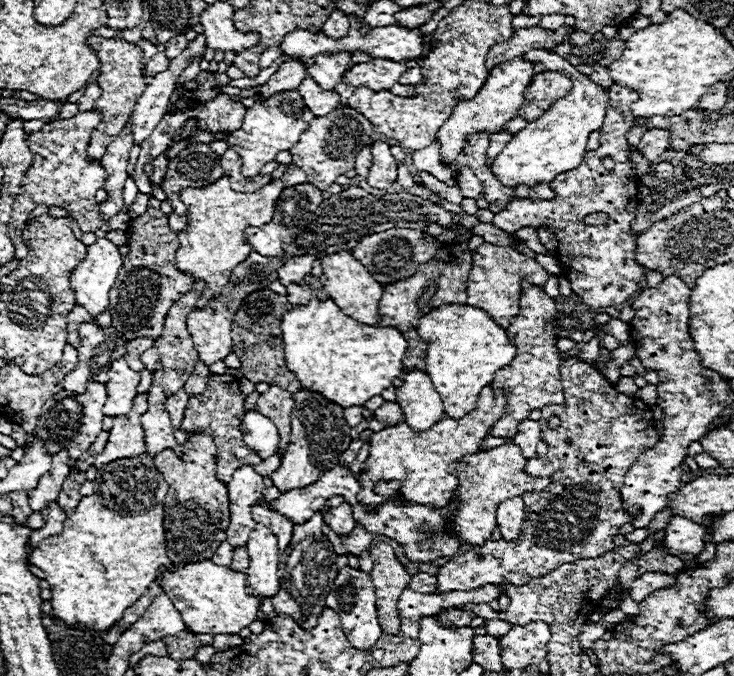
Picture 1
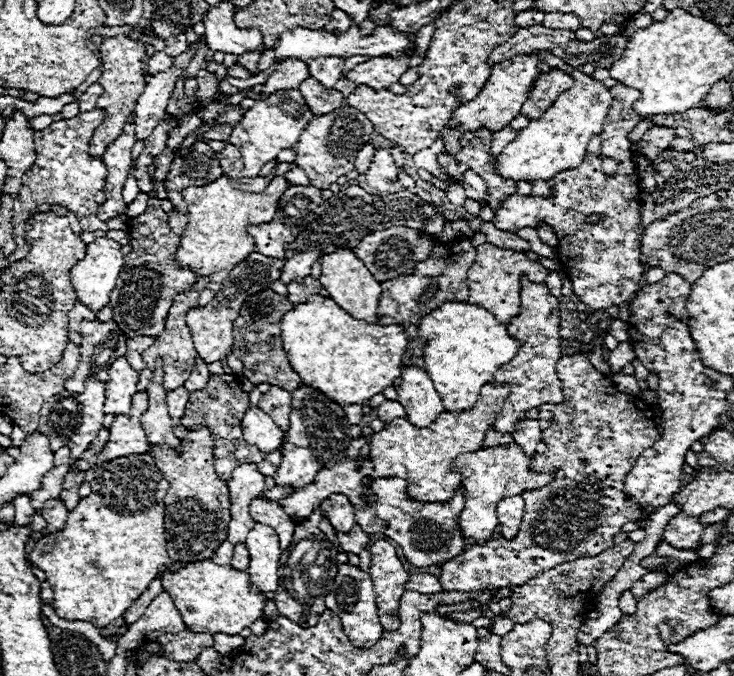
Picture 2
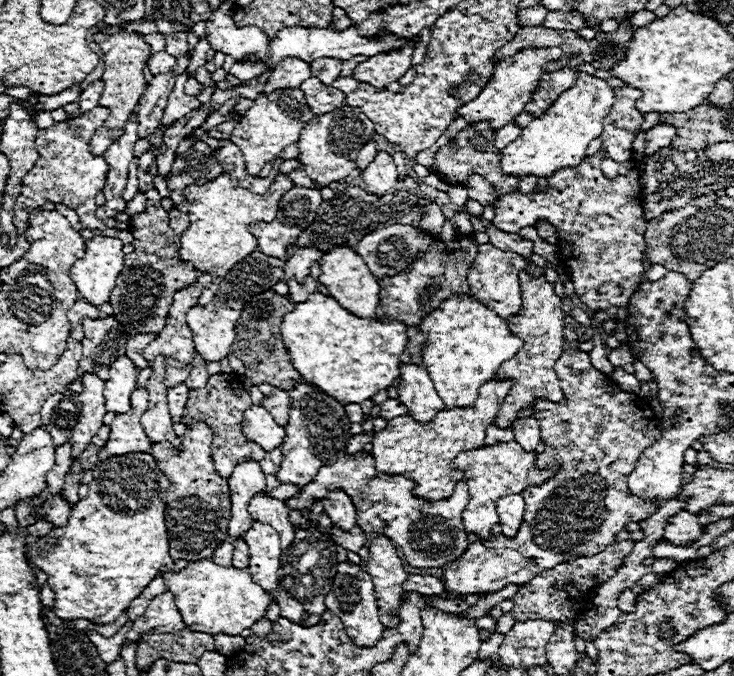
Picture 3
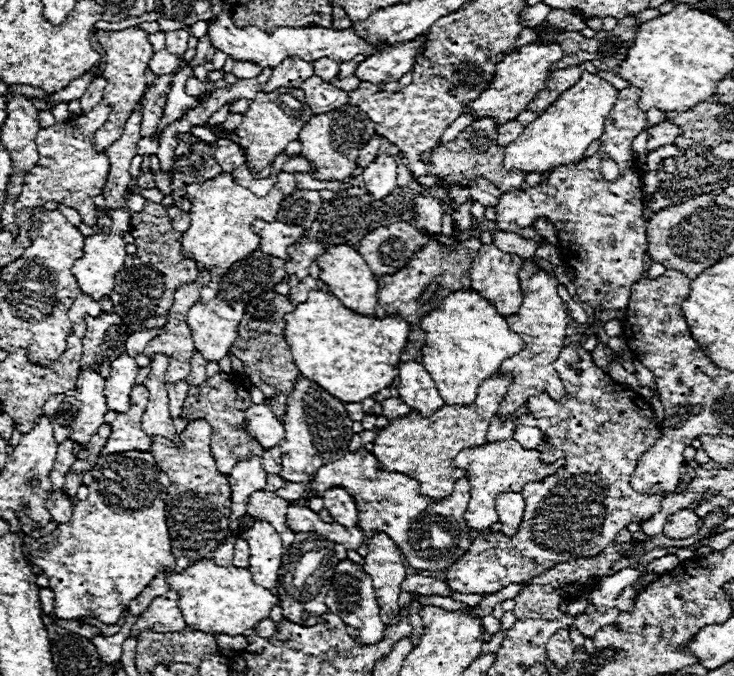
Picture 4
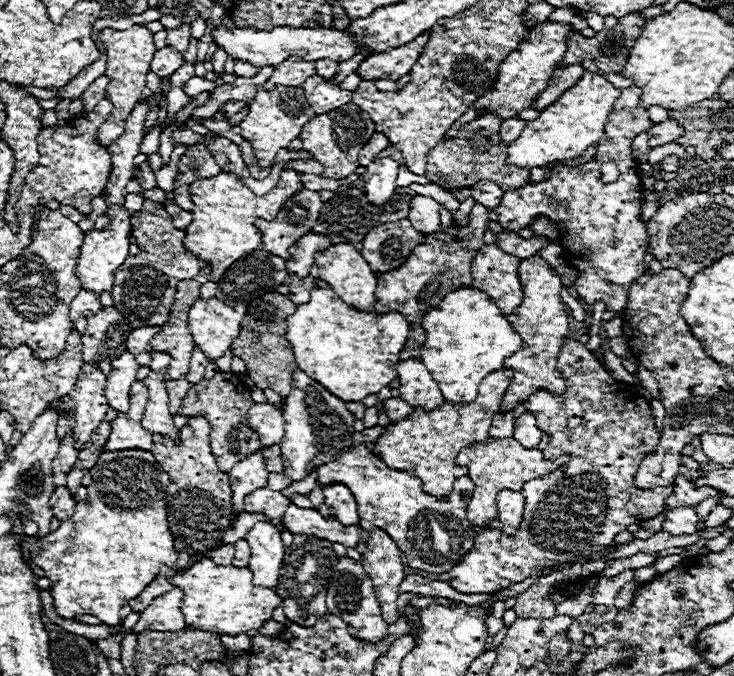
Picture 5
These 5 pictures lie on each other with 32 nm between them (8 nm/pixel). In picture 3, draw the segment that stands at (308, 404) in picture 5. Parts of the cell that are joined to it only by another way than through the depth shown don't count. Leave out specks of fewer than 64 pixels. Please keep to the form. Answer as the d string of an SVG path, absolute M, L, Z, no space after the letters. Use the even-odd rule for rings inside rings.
M300 382L298 388L290 392L288 426L284 442L280 446L282 464L274 476L280 484L306 486L314 480L322 466L330 466L346 456L346 446L350 438L350 420L344 412L344 406L326 396L326 392L322 392L320 388Z

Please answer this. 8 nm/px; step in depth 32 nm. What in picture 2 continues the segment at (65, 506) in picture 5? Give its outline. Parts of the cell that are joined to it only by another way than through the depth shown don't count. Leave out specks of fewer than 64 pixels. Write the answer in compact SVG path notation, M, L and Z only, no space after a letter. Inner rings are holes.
M50 500L50 504L46 504L46 508L42 508L40 512L46 520L46 530L44 532L34 532L32 538L38 540L38 538L44 538L48 534L54 534L54 532L60 532L64 528L64 522L68 518L68 510L64 508L64 504L60 500Z

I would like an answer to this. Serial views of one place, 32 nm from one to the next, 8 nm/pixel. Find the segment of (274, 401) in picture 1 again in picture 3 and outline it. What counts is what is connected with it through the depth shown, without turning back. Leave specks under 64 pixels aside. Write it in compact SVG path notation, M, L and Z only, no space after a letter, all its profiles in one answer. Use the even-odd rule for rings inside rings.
M272 388L272 392L262 398L260 406L266 408L274 416L274 420L278 420L278 424L282 428L286 428L288 412L290 412L290 394L288 392L284 392L280 388Z

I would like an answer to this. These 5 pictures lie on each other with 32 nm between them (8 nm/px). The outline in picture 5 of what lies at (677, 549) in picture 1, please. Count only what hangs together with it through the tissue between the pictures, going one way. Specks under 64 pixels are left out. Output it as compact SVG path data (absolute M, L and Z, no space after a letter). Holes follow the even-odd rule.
M676 508L674 512L666 512L666 520L662 528L666 534L682 536L682 534L694 534L698 522L700 520L694 508Z

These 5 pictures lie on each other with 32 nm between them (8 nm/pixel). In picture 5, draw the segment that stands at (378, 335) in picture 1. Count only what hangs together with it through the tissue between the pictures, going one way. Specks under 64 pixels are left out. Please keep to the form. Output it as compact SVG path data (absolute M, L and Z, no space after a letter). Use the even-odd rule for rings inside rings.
M314 288L310 292L310 300L306 304L298 304L296 312L286 318L286 324L288 324L286 340L290 340L296 366L306 376L320 382L330 394L338 396L344 402L362 402L366 396L376 394L398 376L394 364L400 360L400 352L406 344L406 336L410 330L408 320L404 316L398 316L398 312L388 314L358 312L344 304L330 288L328 290Z

